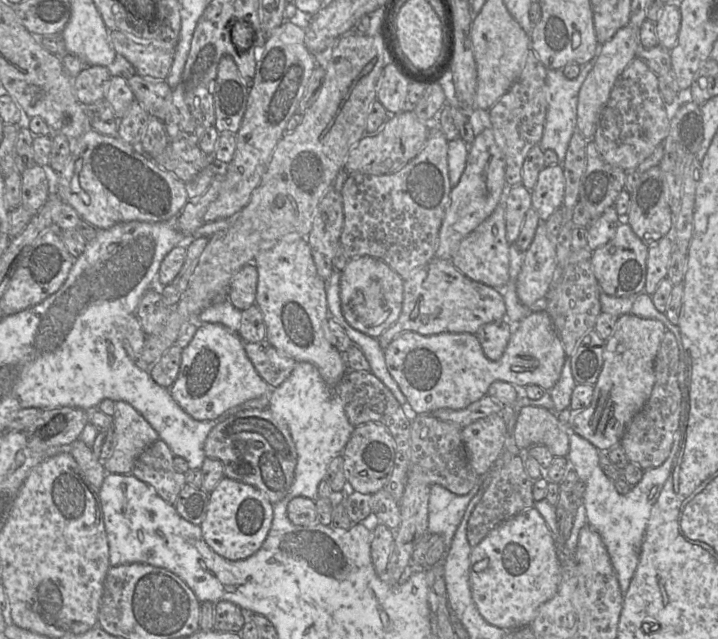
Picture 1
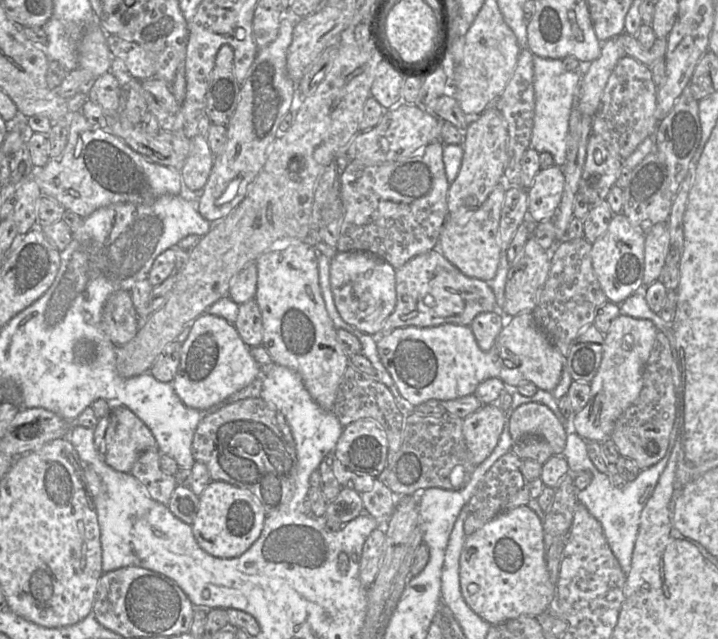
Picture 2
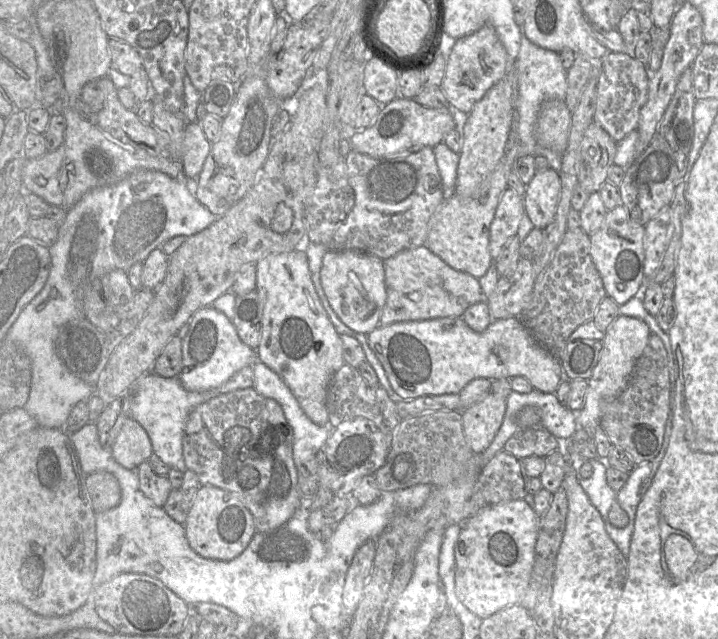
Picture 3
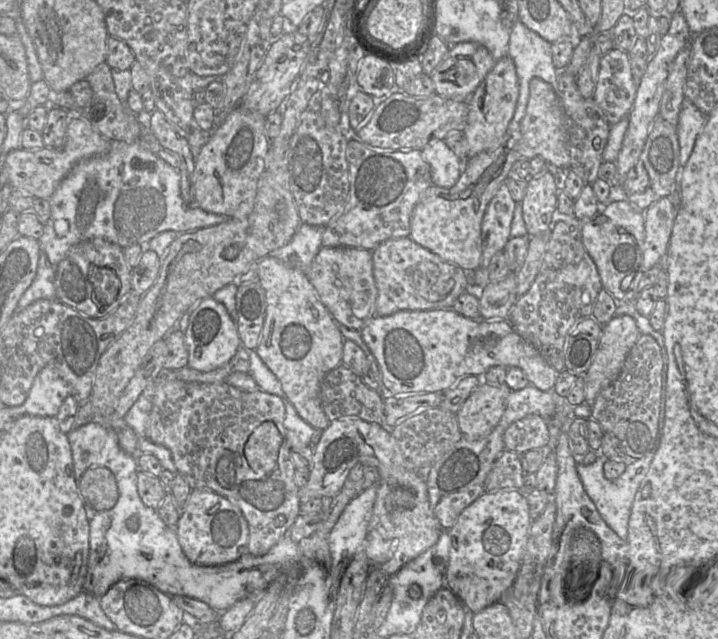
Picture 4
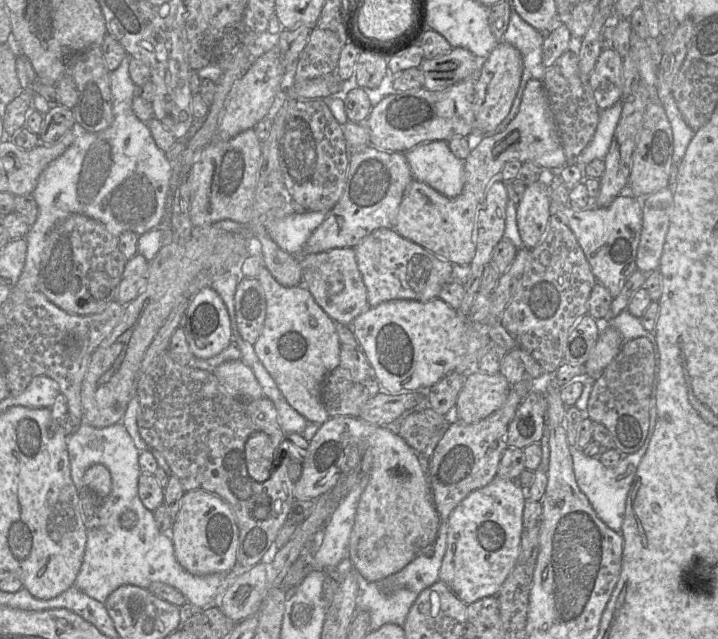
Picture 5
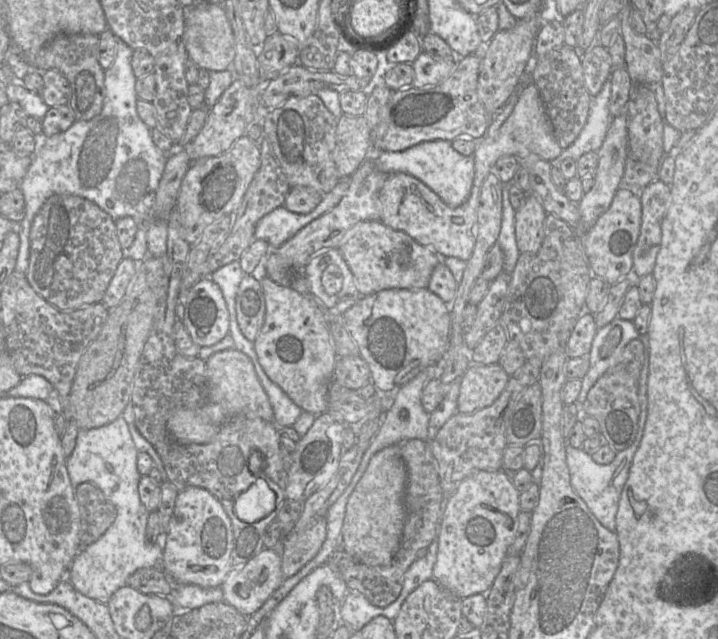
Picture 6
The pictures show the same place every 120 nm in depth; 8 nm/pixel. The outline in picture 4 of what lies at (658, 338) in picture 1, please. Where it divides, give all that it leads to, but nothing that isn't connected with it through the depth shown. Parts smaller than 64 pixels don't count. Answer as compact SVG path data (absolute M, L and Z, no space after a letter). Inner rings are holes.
M629 315L614 316L606 325L603 326L599 345L591 366L583 376L577 376L583 377L584 379L585 402L587 402L590 407L592 407L597 395L618 377L627 355L639 339L640 335L642 334L637 327L636 321Z

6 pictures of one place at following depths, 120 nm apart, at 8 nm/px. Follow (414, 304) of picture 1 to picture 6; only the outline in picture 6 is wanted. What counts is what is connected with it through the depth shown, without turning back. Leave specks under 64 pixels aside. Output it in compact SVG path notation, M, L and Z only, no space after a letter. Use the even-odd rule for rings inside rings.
M365 220L355 224L337 249L350 268L356 288L362 296L391 288L427 288L434 268L442 262L442 257L432 249L379 220Z

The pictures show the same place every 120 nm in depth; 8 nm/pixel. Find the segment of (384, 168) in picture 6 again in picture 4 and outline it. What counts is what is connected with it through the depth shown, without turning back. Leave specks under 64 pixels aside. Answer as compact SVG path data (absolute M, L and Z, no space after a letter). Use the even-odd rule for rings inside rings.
M431 140L421 155L428 163L432 184L442 188L453 187L460 178L463 161L445 144L444 140Z

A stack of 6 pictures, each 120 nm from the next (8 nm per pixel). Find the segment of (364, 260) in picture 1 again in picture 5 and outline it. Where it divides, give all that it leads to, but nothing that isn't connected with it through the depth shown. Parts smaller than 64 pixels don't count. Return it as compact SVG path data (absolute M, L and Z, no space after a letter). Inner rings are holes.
M352 247L299 256L303 285L328 316L341 324L351 325L354 319L369 308L367 289L358 269Z

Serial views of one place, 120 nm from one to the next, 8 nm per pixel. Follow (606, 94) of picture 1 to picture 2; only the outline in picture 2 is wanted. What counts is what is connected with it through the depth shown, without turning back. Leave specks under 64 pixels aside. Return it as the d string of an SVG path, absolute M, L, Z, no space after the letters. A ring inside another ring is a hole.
M615 38L603 42L600 56L591 62L580 82L578 107L582 115L594 116L607 81L623 56L626 55Z

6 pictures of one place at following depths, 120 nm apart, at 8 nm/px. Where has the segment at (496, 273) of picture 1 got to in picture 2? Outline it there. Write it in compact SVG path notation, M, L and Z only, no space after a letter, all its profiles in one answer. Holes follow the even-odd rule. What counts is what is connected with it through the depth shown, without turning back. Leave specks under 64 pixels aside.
M501 182L469 218L446 220L442 227L437 249L468 277L490 281L496 275L501 256L498 228L506 188Z

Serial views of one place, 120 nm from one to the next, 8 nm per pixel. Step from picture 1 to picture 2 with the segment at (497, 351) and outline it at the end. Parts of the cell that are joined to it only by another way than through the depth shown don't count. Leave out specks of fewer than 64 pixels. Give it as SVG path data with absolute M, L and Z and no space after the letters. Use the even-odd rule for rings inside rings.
M496 308L495 311L482 312L472 320L469 327L481 350L489 351L492 348L507 317L513 316L506 315L502 309Z

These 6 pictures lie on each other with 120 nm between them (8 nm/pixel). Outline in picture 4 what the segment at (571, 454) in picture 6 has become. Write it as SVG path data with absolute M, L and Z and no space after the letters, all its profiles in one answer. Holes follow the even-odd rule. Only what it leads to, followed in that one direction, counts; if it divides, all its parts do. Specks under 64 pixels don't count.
M653 447L646 456L627 465L624 473L613 481L606 479L604 476L603 468L607 458L600 455L600 453L596 461L591 465L582 463L576 465L583 487L595 504L602 519L624 541L628 540L629 521L636 493L649 471L657 449L658 447Z

